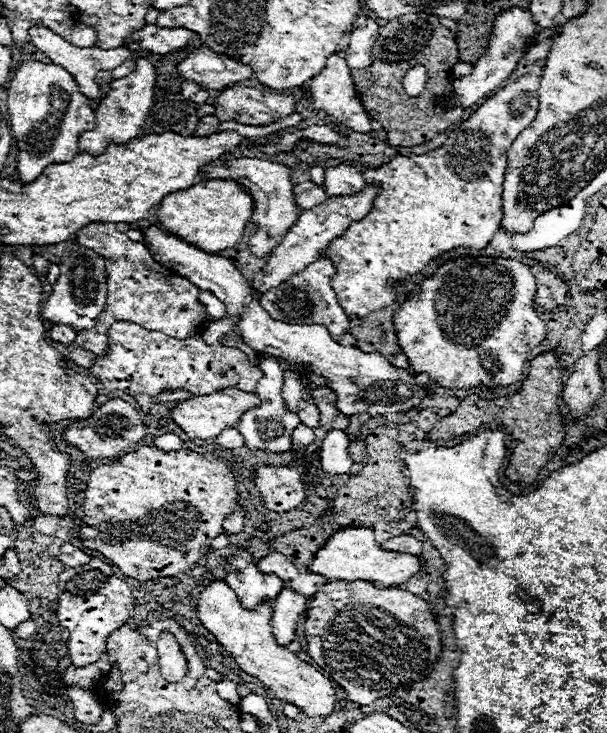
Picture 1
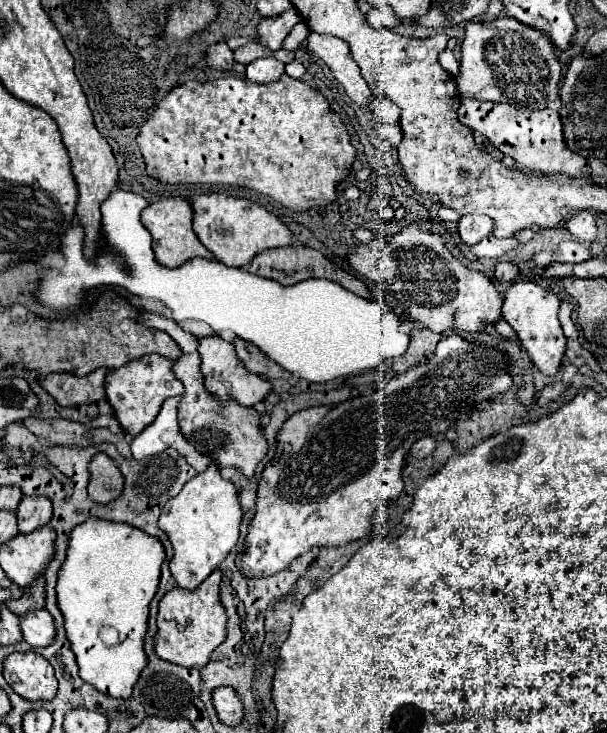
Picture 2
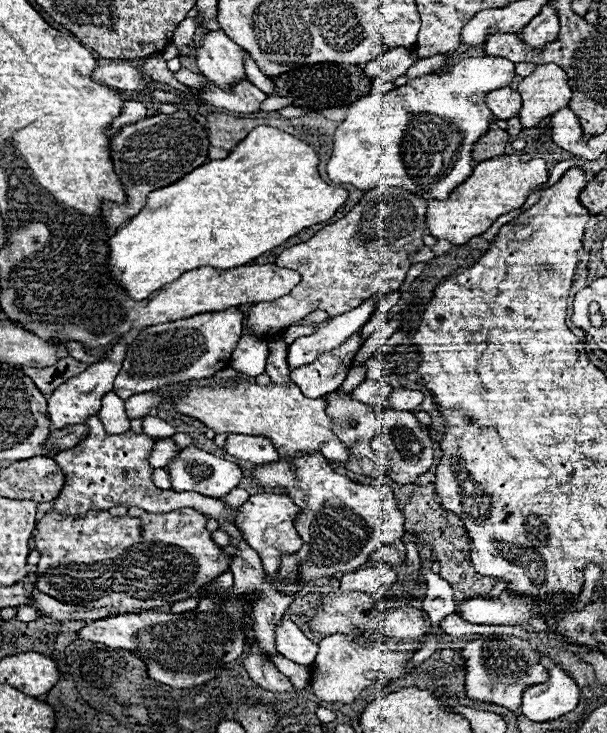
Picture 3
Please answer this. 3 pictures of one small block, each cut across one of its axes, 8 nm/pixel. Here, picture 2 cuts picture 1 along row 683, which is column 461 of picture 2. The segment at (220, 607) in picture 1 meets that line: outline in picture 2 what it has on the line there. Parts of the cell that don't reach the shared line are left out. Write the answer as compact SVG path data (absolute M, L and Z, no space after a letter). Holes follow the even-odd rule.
M408 224L394 236L378 234L374 242L360 242L358 246L350 248L346 258L348 264L360 274L380 282L410 320L420 322L432 332L480 332L484 330L486 322L494 322L502 316L500 308L504 302L490 278L480 270L466 268L452 256L446 238L428 230L424 224Z

